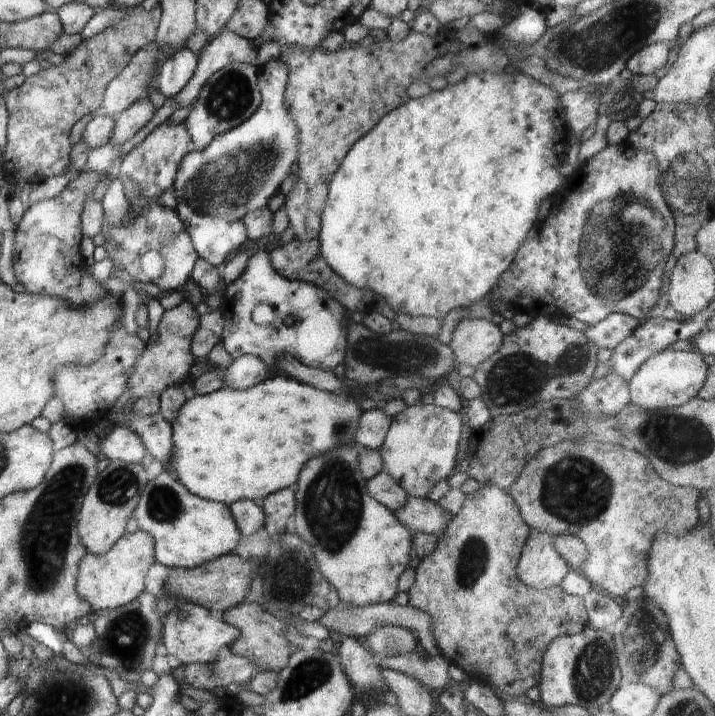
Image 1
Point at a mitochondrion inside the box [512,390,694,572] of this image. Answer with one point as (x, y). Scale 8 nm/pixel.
(575, 489)

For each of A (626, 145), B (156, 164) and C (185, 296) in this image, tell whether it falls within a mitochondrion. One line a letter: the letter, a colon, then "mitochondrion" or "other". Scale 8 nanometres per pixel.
A: other
B: other
C: other

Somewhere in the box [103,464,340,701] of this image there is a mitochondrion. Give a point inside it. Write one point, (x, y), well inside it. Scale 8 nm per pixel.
(290, 577)

